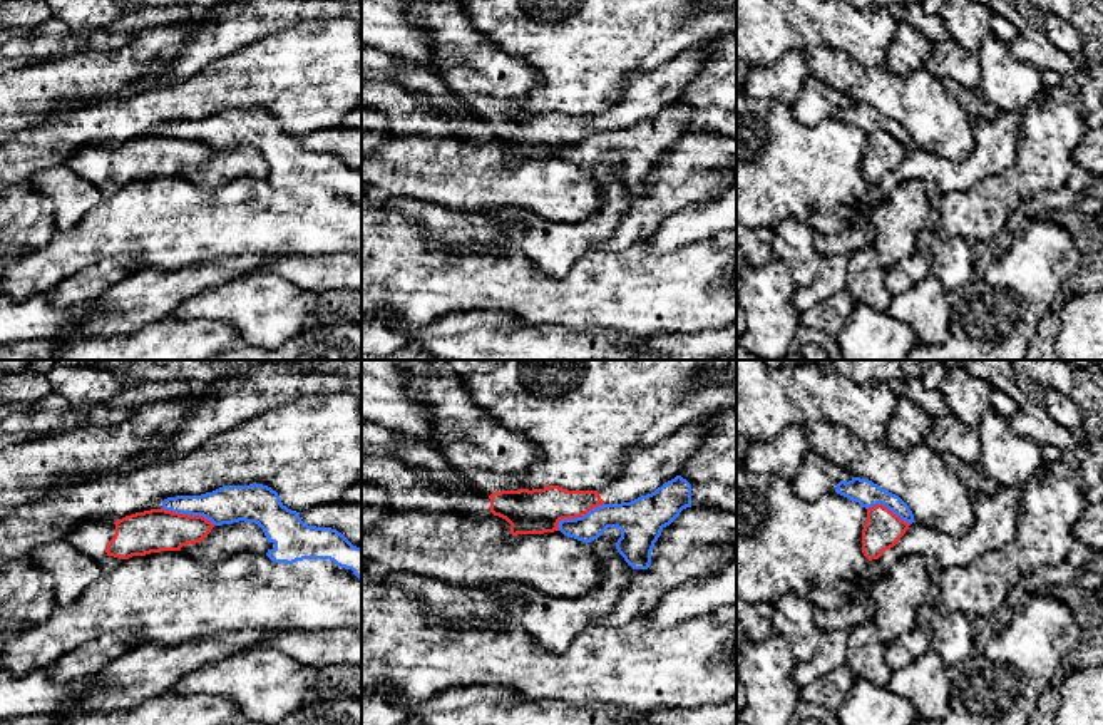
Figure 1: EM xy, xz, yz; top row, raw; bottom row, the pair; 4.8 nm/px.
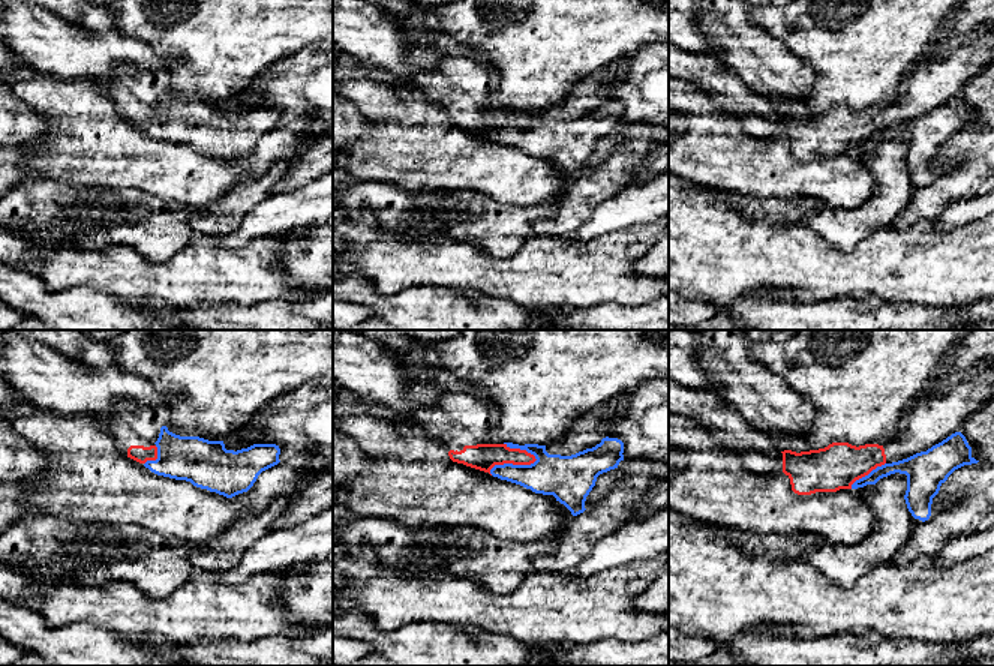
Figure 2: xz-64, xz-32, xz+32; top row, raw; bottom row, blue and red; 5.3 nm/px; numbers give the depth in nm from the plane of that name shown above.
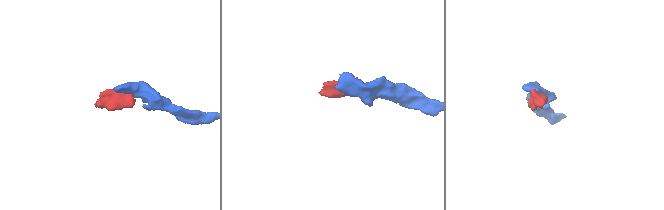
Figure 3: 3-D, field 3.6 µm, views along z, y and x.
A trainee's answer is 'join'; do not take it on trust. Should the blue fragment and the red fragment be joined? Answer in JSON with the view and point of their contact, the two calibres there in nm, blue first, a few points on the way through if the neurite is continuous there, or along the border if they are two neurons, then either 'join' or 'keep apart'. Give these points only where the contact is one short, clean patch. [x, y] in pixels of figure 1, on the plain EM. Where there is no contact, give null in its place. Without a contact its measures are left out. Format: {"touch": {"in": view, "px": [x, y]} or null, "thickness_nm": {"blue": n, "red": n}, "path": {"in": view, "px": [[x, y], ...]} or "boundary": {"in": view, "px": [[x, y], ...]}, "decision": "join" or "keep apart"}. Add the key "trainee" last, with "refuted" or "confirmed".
{"touch": {"in": "xz", "px": [578, 143]}, "thickness_nm": {"blue": 160, "red": 220}, "boundary": {"in": "xz", "px": [[603, 128], [579, 141], [564, 143], [558, 154]]}, "decision": "keep apart", "trainee": "refuted"}

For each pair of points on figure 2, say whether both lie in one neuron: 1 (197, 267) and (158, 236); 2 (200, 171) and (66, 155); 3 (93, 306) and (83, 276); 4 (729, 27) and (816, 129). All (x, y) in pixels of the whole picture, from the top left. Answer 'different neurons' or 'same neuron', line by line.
1: different neurons
2: same neuron
3: different neurons
4: different neurons

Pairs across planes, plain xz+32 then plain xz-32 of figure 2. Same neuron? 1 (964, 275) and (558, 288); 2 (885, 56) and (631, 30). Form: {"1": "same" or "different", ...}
{"1": "same", "2": "same"}

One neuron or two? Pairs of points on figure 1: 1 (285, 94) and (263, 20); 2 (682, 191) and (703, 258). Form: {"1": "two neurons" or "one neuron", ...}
{"1": "two neurons", "2": "two neurons"}

